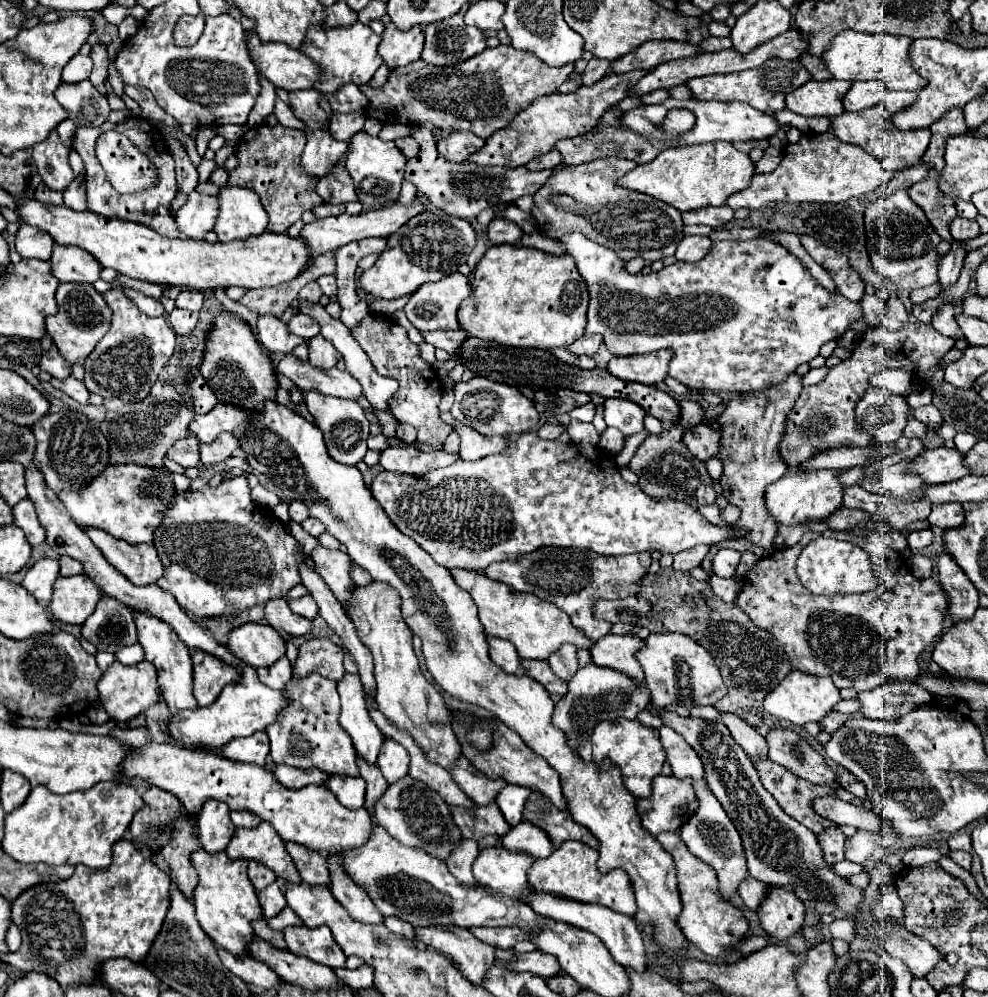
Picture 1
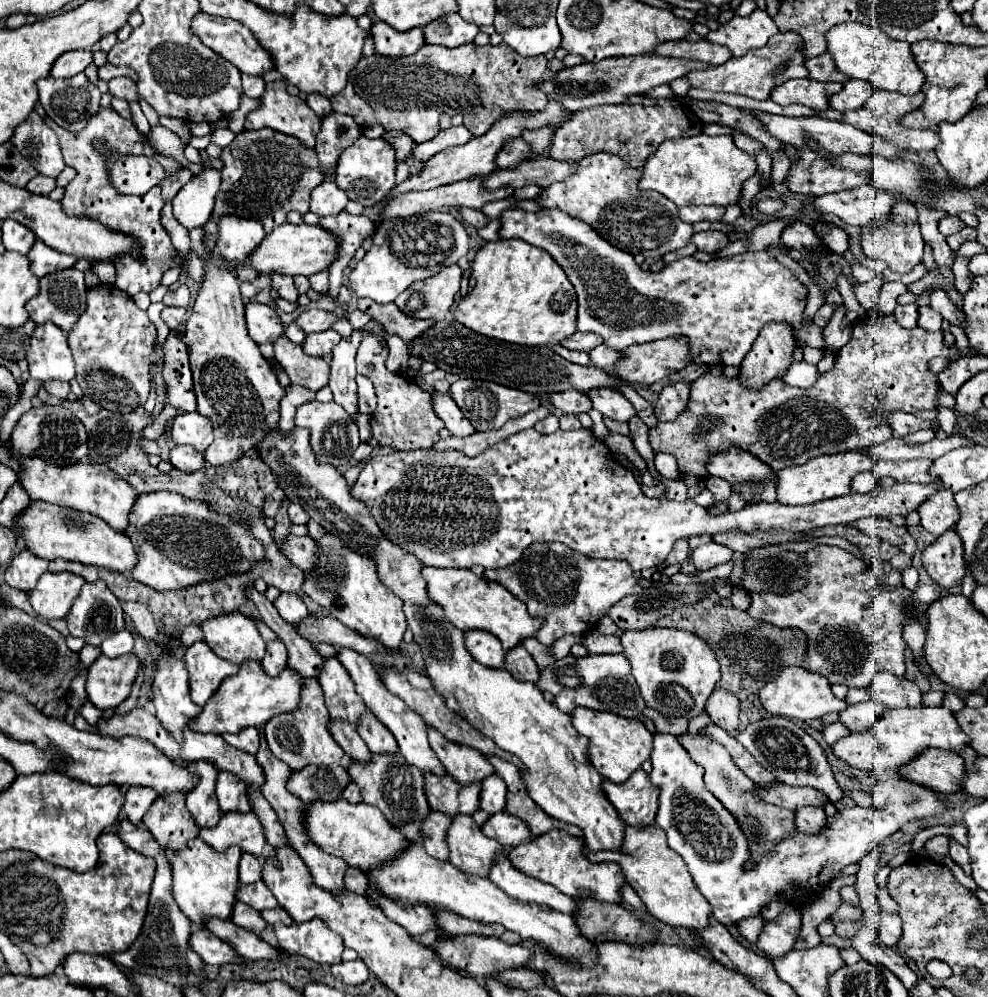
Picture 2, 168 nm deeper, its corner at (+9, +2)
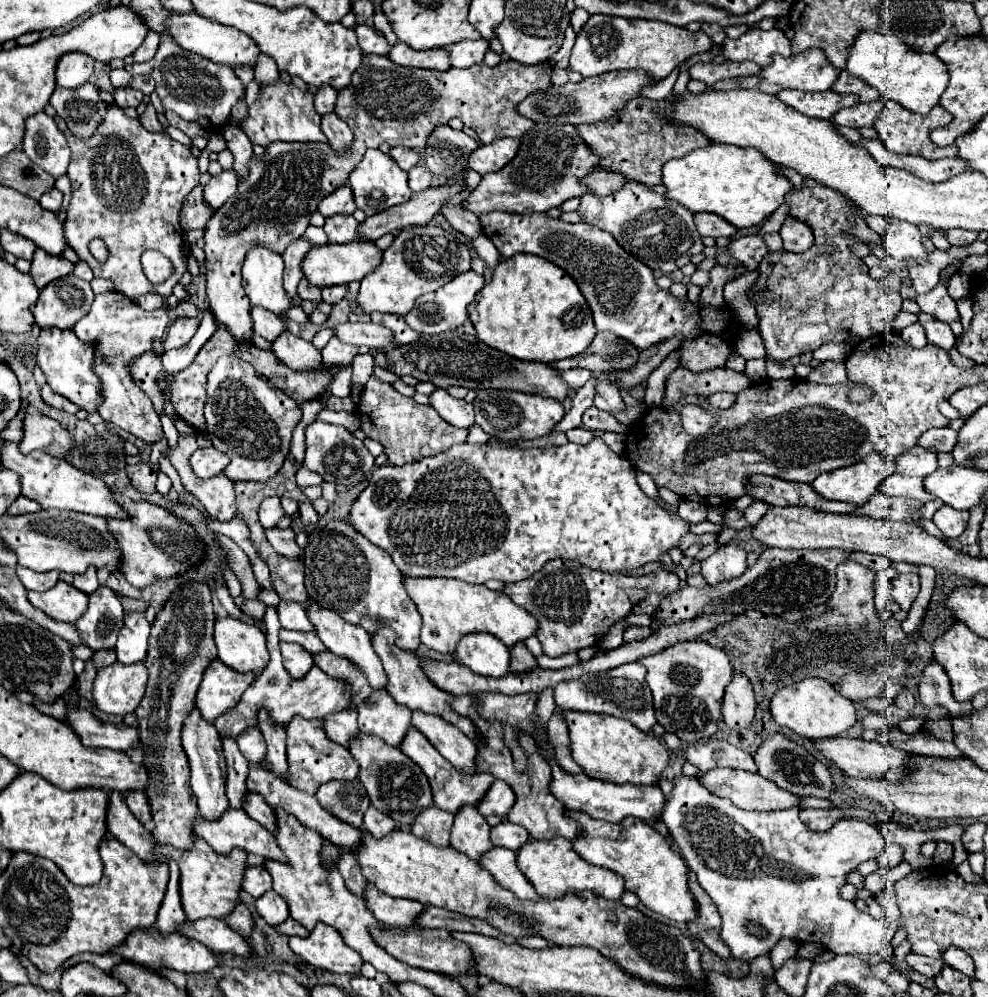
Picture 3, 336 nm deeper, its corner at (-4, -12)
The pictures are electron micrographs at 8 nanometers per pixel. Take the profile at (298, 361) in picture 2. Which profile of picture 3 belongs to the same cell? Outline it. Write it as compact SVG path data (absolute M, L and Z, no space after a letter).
M282 332L282 336L272 342L272 352L292 370L308 370L322 366L322 356L312 346L312 342L302 340L290 332Z

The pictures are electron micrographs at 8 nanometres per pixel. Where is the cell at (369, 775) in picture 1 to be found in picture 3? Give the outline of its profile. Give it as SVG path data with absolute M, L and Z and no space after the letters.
M354 708L326 716L324 730L326 730L328 738L342 744L342 746L348 746L348 742L358 734L356 718L358 718L358 712Z

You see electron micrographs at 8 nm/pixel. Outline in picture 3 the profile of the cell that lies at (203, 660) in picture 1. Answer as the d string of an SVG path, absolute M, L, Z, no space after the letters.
M218 658L206 668L202 684L196 694L196 708L206 722L214 722L226 710L232 710L244 690L254 682L254 672L234 672L230 666L222 664Z

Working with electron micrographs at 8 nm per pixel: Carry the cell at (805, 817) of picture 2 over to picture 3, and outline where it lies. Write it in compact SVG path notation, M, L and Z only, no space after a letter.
M828 808L828 810L800 810L800 820L816 832L826 832L830 830L838 820L842 818L868 818L871 813L867 810L856 808L839 809Z

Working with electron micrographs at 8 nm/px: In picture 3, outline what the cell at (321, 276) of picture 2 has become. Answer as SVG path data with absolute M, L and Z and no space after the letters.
M344 284L342 286L326 286L326 288L322 288L322 300L328 304L336 304L346 296L346 292L348 292L348 286L344 286Z

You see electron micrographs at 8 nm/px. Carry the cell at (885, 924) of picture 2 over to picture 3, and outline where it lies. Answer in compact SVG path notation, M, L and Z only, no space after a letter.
M910 952L910 954L906 956L906 962L908 962L916 972L920 972L920 974L926 976L926 978L936 978L938 972L942 970L942 960L926 958L926 956L920 956L920 954L914 954L914 952Z

